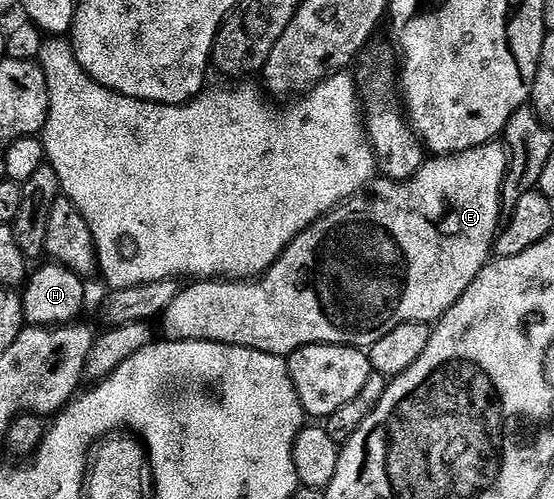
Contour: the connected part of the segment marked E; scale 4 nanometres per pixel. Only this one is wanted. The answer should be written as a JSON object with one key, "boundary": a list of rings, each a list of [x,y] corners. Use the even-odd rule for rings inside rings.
{"boundary":[[[494,140],[462,154],[442,154],[430,157],[421,165],[419,172],[415,172],[415,176],[407,182],[393,182],[384,176],[374,177],[371,182],[373,194],[358,192],[352,198],[345,199],[334,210],[330,210],[316,222],[312,222],[302,234],[293,237],[291,244],[285,247],[276,262],[272,262],[264,273],[250,277],[248,280],[197,280],[189,284],[186,290],[185,287],[178,289],[175,300],[171,300],[171,304],[165,309],[163,315],[164,337],[170,342],[218,342],[228,346],[242,346],[268,354],[288,356],[304,346],[367,348],[371,344],[375,344],[375,340],[387,336],[387,332],[391,332],[391,328],[399,328],[399,324],[407,324],[408,322],[436,323],[460,300],[463,292],[467,292],[467,288],[473,283],[475,276],[479,276],[485,263],[490,261],[493,254],[493,244],[499,233],[499,223],[503,218],[501,189],[508,168],[509,152],[505,149],[505,143],[501,140]]]}

